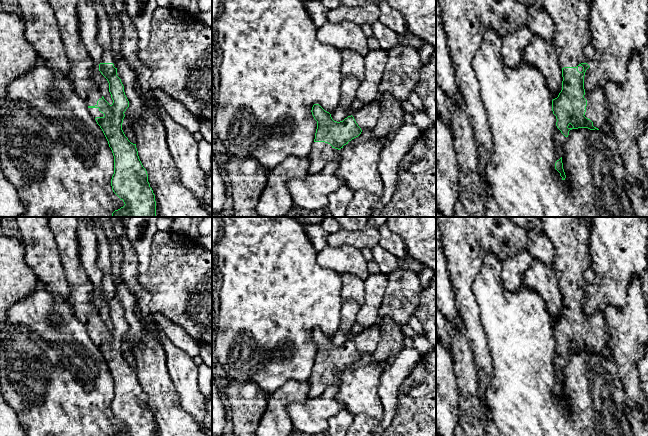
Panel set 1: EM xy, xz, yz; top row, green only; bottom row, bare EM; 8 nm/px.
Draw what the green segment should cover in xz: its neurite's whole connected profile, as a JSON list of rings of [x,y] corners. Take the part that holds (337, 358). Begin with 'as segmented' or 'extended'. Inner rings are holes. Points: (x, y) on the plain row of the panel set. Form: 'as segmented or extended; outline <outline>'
extended; outline [[[314,328],[311,336],[317,345],[317,353],[308,381],[309,398],[318,397],[329,385],[339,385],[339,374],[362,356],[352,339],[337,346],[319,328]]]

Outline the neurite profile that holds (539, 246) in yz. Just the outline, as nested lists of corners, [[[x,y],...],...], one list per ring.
[[[543,231],[528,232],[527,250],[533,259],[540,260],[548,265],[554,264],[554,247]]]

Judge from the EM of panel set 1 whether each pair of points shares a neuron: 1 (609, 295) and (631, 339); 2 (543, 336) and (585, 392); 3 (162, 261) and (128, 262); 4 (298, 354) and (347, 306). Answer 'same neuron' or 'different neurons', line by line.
1: different neurons
2: same neuron
3: different neurons
4: different neurons

